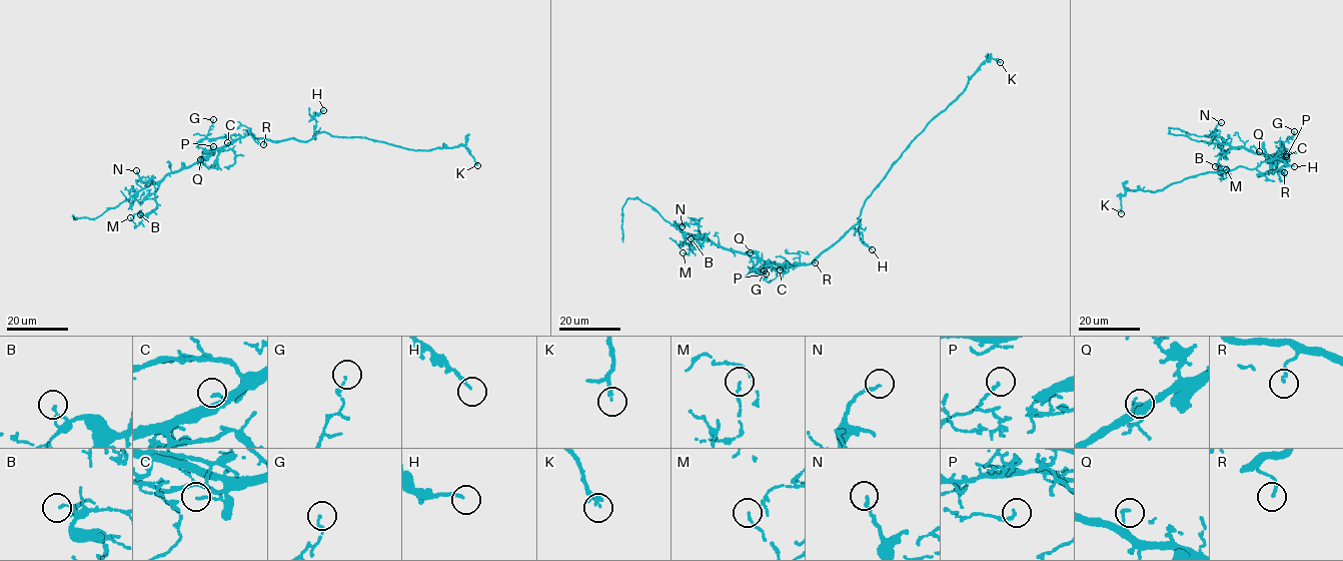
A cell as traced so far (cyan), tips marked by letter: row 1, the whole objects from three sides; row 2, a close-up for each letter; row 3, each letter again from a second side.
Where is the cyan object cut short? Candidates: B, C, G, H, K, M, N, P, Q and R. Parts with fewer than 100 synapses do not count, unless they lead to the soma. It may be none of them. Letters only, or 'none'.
none

